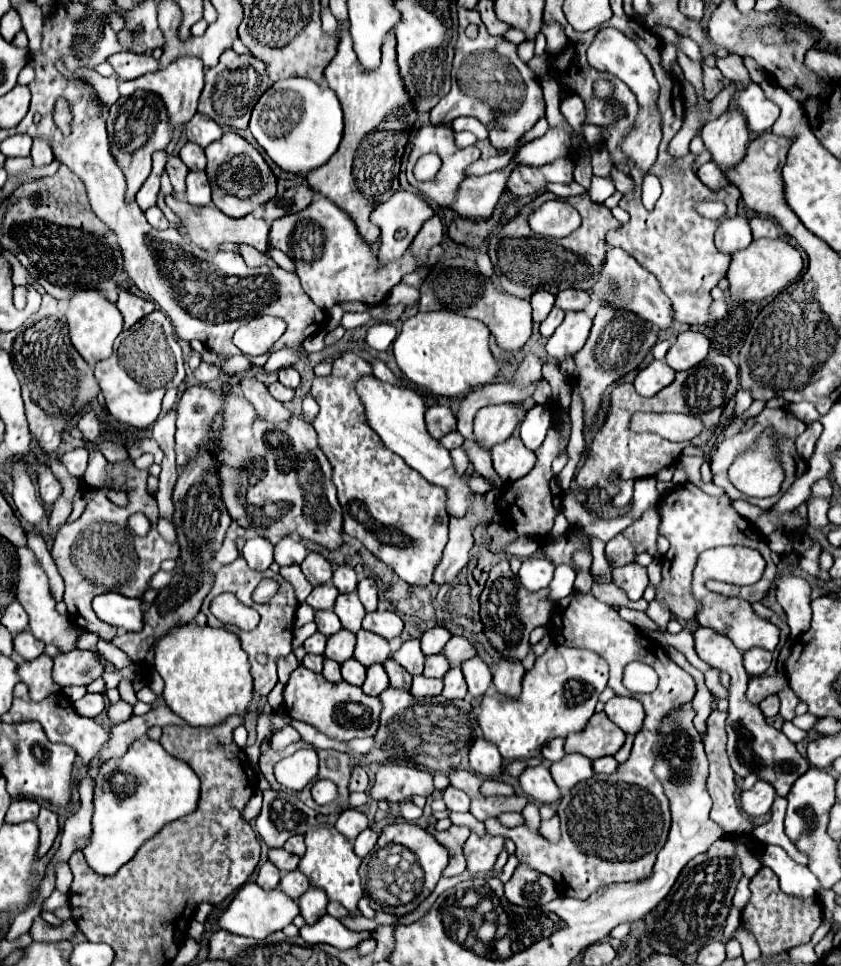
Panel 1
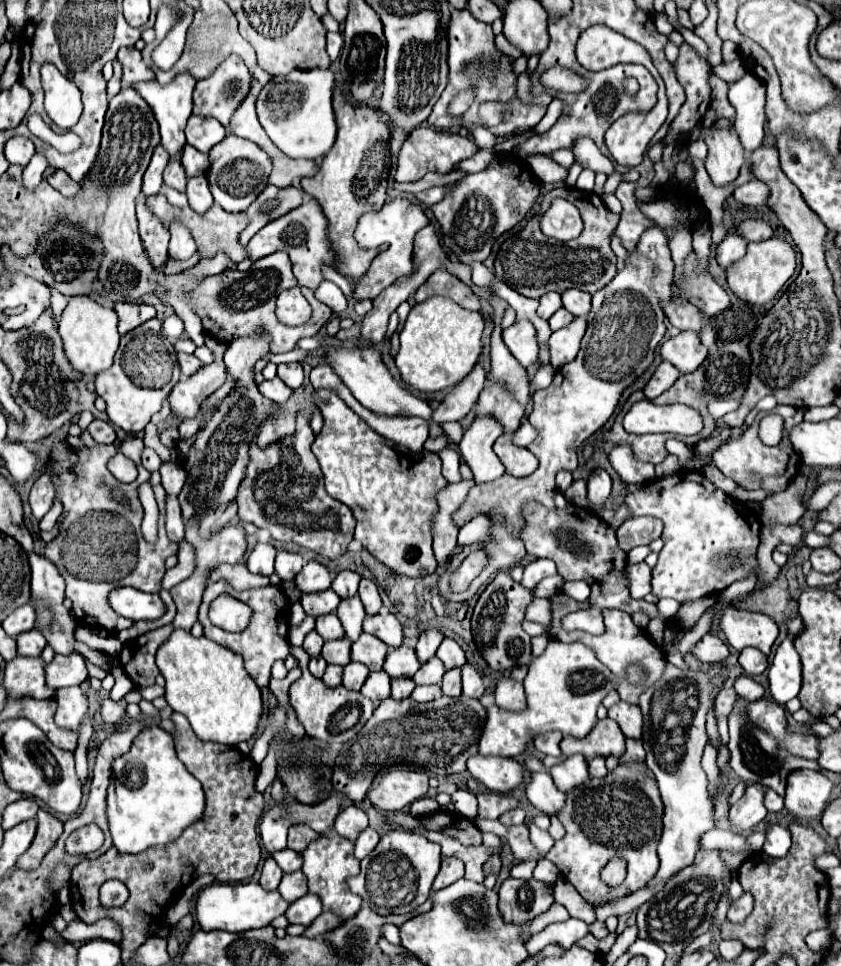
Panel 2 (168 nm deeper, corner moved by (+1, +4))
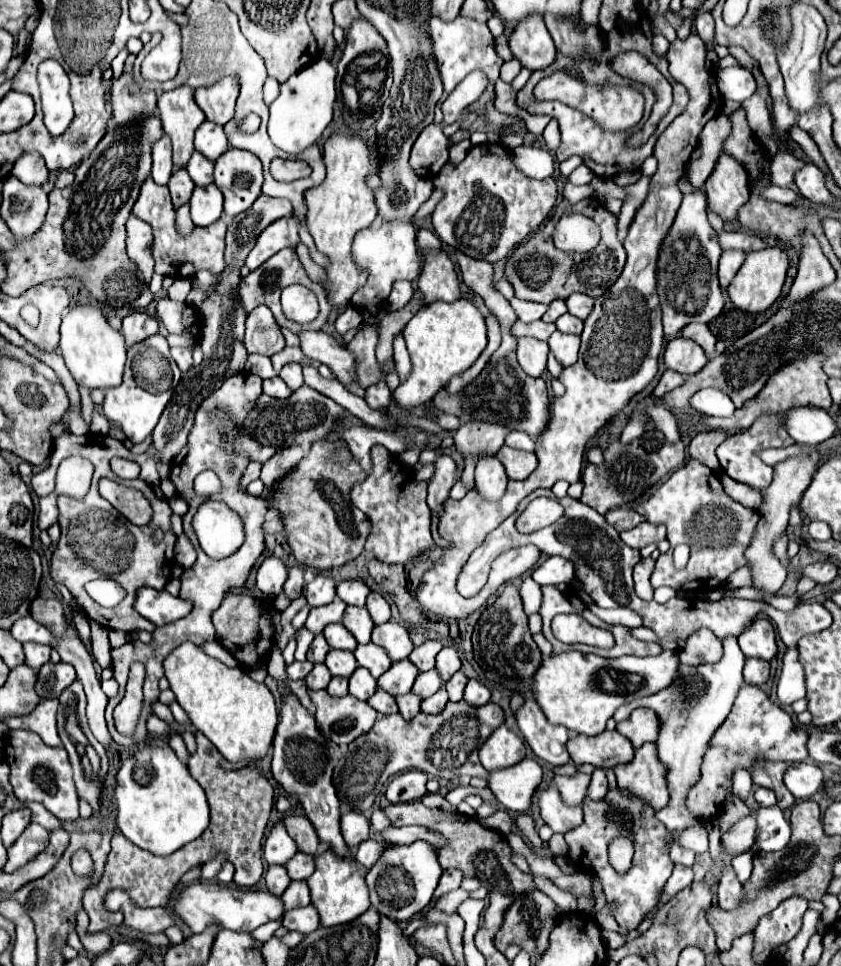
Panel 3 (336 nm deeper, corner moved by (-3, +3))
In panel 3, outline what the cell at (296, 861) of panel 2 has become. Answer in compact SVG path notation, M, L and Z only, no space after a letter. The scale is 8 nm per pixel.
M296 853L288 865L288 875L292 881L306 881L312 873L314 873L314 857L306 855L306 853Z

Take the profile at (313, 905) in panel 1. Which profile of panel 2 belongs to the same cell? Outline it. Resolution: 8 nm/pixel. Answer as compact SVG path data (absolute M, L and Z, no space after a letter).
M308 892L306 896L290 904L290 908L286 910L286 918L290 920L290 924L310 926L320 916L320 912L322 912L322 902L318 900L318 896Z

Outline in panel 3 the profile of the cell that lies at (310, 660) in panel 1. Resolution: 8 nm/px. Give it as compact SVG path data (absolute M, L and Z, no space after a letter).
M314 665L314 669L310 671L310 675L306 677L306 687L310 691L318 691L318 689L326 689L330 683L332 675L326 669L326 665Z

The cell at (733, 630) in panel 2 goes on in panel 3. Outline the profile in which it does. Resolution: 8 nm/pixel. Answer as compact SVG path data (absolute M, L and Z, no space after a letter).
M756 619L740 637L740 649L746 657L770 661L776 655L776 635L768 619Z

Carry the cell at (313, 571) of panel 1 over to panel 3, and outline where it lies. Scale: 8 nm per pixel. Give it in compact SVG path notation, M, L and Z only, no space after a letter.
M316 575L314 581L308 583L306 589L306 599L310 607L322 607L328 605L330 601L334 601L336 597L336 583L332 577L326 575Z

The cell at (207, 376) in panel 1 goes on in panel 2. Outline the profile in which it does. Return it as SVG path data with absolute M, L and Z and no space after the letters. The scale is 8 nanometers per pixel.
M178 354L178 362L184 376L192 376L194 372L198 372L198 368L204 366L196 356L190 356L190 354Z

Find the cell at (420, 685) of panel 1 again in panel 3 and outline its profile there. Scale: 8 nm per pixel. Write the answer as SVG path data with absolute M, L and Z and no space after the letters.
M442 687L442 689L438 689L432 697L428 697L428 699L422 701L422 713L438 715L438 713L446 707L446 703L448 703L448 693L446 693L446 689Z

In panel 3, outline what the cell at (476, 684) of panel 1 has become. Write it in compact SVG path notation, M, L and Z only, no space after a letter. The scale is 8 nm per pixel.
M470 679L466 689L464 689L464 701L474 705L474 707L480 707L480 705L486 705L490 701L490 691L476 679Z

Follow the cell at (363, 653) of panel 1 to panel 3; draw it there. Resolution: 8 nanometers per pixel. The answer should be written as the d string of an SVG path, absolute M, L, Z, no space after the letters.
M374 643L358 645L356 651L354 651L354 655L356 655L358 665L360 665L360 667L366 667L366 669L372 673L374 679L378 679L378 677L380 677L384 671L388 671L390 665L392 665L388 653L386 653L382 647L374 645Z

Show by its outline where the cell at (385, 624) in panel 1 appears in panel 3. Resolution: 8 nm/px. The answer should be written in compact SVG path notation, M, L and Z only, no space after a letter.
M388 621L384 625L376 625L374 631L372 631L372 641L376 645L384 647L392 661L406 659L414 649L408 631L394 621Z

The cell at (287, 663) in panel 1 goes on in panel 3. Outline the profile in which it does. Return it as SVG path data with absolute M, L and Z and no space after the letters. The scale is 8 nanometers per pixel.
M294 661L292 665L286 665L286 673L288 673L288 679L292 679L292 681L298 681L298 679L304 679L310 671L312 671L312 663L310 661L304 661L304 663L300 663L300 661Z

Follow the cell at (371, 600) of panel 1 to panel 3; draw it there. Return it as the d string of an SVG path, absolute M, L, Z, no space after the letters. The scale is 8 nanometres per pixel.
M370 593L368 601L366 601L366 609L368 609L368 613L376 625L390 621L390 605L380 593Z

